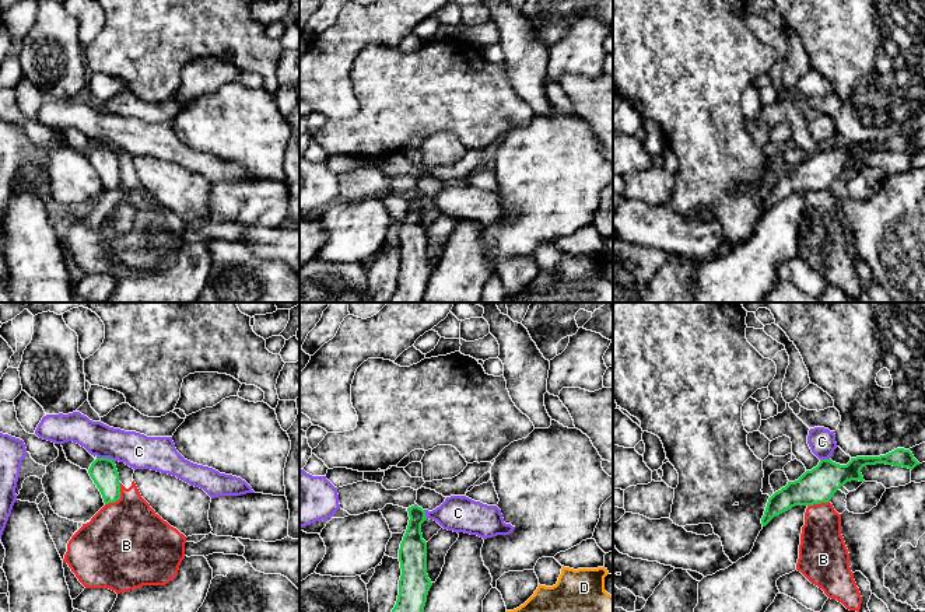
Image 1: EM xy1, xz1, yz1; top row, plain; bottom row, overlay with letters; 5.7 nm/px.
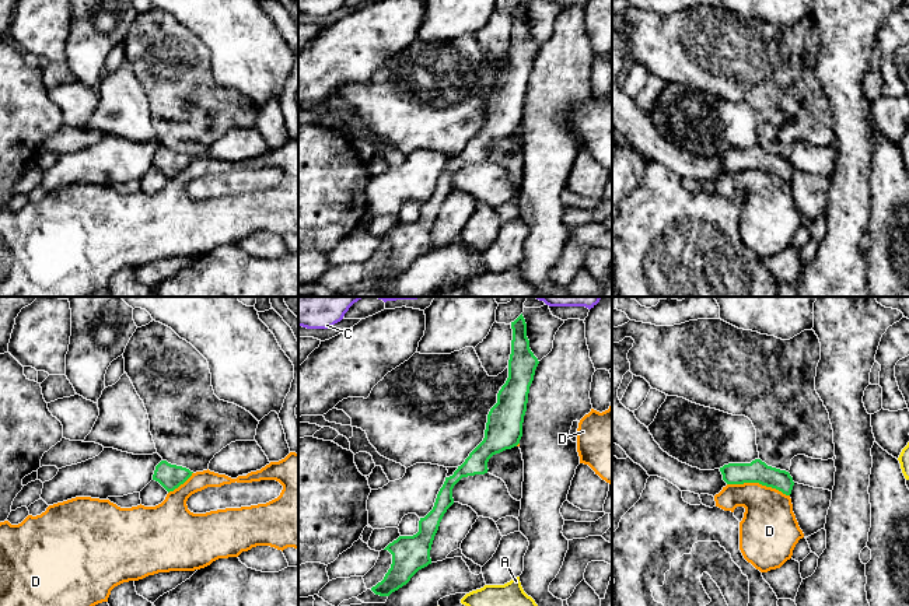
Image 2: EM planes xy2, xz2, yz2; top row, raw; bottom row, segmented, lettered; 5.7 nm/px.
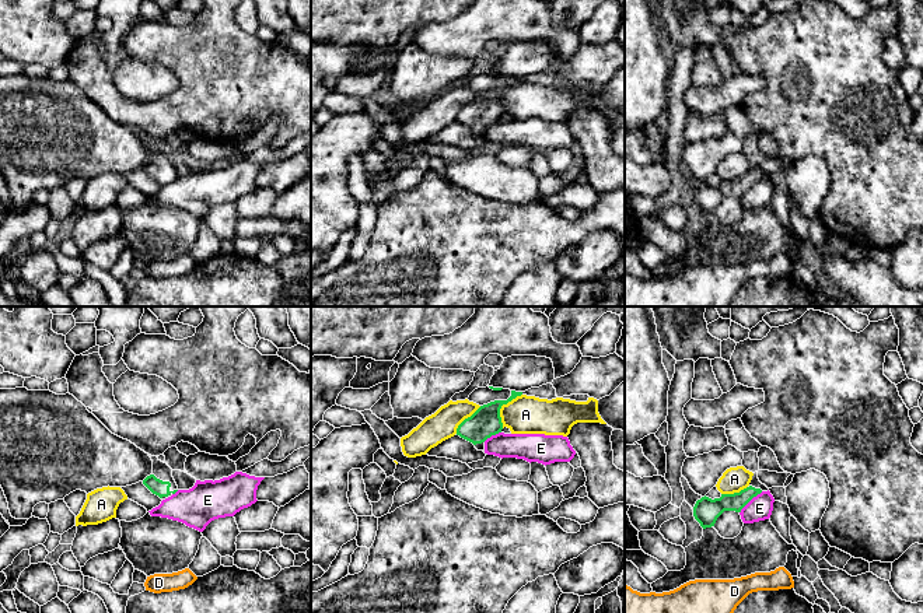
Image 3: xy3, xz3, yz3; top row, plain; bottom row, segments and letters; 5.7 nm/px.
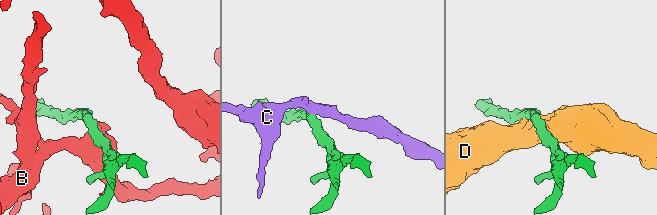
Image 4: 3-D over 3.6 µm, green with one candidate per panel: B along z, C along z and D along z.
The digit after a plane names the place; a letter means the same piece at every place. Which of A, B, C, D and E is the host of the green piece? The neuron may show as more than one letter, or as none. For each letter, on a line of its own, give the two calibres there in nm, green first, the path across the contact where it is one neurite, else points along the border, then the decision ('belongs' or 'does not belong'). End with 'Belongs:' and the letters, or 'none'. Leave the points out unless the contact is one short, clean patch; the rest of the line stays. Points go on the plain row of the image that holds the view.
A: calibres 170 and 220 nm; border xz3 (521, 80), (502, 93), (502, 114); does not belong
B: calibres 160 and 460 nm; border xy1 (121, 170), (121, 182), (105, 191); does not belong
C: calibres 160 and 200 nm; border xy1 (97, 143), (108, 143), (114, 147); does not belong
D: calibres 130 and 300 nm; does not belong
E: calibres 140 and 140 nm; border yz3 (762, 178), (740, 199); does not belong
Belongs: none

